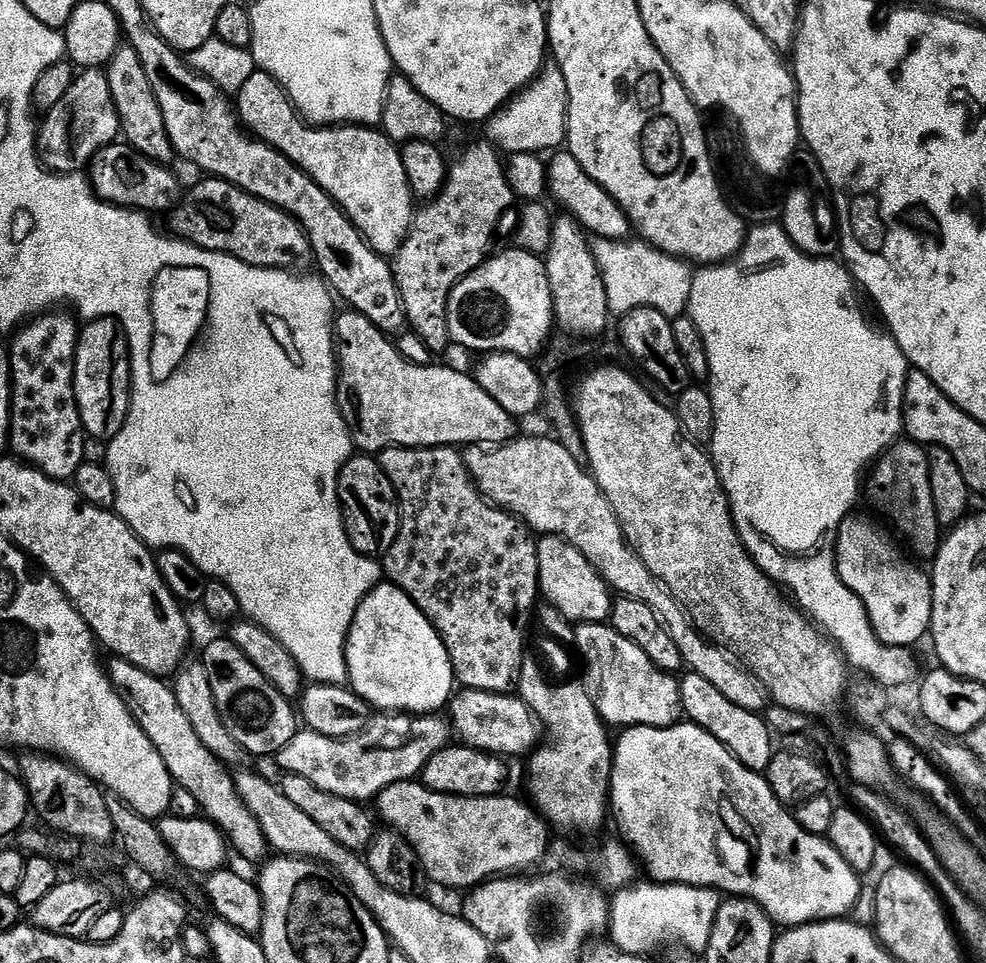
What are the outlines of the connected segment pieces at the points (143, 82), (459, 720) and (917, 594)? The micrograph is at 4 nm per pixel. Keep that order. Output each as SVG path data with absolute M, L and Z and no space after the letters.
M127 46L117 47L106 65L106 71L123 139L146 158L156 160L159 164L168 164L174 156L172 143L168 137L164 115L154 98L154 90L150 90L150 78L146 78L146 70L142 70L138 54L134 54L134 50Z
M460 690L450 701L450 728L461 736L463 743L482 752L499 754L501 757L527 757L541 743L542 725L527 704L516 694L498 692L474 692Z
M849 514L842 522L836 535L836 569L840 581L862 602L872 623L877 638L890 647L911 649L920 639L929 635L932 626L932 582L927 571L915 568L900 553L901 545L888 537L884 528L879 528L872 520L863 520L857 514Z

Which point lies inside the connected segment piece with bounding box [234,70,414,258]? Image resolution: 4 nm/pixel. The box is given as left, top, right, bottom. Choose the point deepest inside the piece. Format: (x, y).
(359, 167)

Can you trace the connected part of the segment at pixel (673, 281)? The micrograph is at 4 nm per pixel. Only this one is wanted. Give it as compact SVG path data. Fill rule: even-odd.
M596 238L591 241L592 253L604 278L609 313L613 317L623 318L639 308L653 308L669 318L685 315L692 289L693 269L685 261L667 256L647 242L631 244L630 241L628 238Z

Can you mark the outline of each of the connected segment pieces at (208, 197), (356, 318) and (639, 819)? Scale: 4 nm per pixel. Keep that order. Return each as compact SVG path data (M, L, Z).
M204 178L170 213L173 237L197 244L207 252L221 252L255 268L277 268L304 274L313 267L314 257L304 227L288 212L224 180Z
M344 310L334 320L334 355L338 365L336 404L352 432L353 445L361 453L379 454L385 448L447 448L449 446L499 446L508 443L518 432L517 421L482 390L469 373L450 366L436 368L411 364L377 325L360 312Z
M691 722L672 724L668 728L637 726L623 729L619 734L621 735L620 741L618 739L615 741L612 758L610 808L614 816L616 812L616 824L620 827L621 832L619 835L626 841L629 849L638 854L643 871L645 868L652 875L649 877L655 883L689 884L692 887L714 888L719 893L727 894L732 898L753 900L754 903L761 904L768 917L777 925L784 924L780 926L788 928L798 928L801 924L815 924L822 920L838 920L851 913L860 897L861 873L852 869L850 862L846 862L846 858L842 858L842 854L838 854L838 850L834 850L834 846L827 838L802 830L795 815L782 802L778 802L774 790L770 790L767 779L759 772L751 772L729 748L722 746L722 742L718 742L718 738L714 738L705 728L700 728Z

